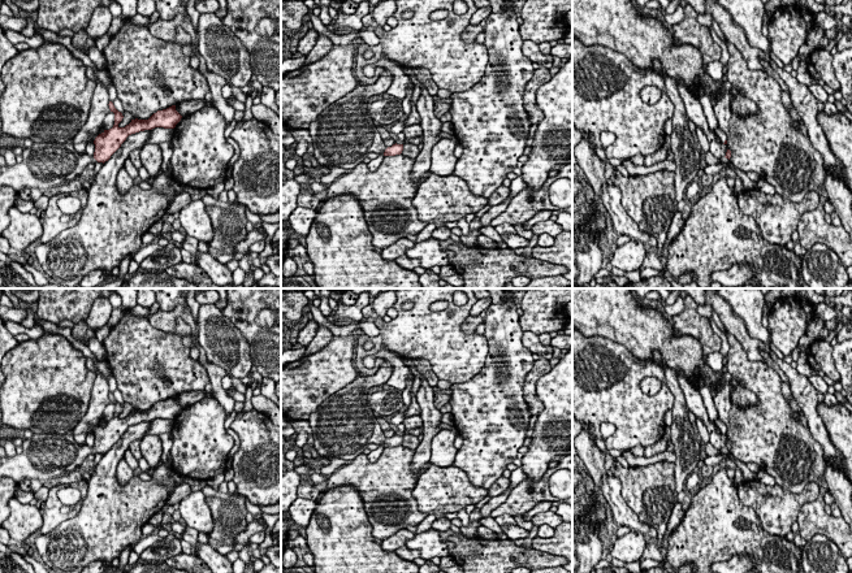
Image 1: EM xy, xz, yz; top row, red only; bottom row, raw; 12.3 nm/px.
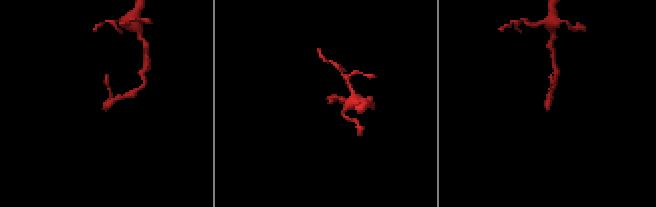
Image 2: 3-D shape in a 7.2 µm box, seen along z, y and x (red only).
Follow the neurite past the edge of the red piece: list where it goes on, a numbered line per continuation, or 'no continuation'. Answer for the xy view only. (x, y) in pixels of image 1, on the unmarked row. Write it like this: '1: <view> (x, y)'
1: xy (44, 456)

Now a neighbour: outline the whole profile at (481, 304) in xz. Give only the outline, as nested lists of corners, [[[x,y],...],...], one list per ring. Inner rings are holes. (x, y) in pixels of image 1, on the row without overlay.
[[[490,298],[477,299],[477,301],[472,305],[470,311],[470,316],[480,316],[481,312],[486,311],[492,304]]]

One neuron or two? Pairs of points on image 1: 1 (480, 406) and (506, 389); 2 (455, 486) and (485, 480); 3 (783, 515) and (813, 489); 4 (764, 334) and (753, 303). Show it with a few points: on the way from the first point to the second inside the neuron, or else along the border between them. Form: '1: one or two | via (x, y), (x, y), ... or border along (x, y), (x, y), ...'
1: one | via (487, 406), (500, 393)
2: two | border along (453, 465), (458, 467), (475, 486), (487, 490)
3: one | via (791, 507), (805, 496)
4: one | via (756, 326), (753, 324), (753, 311)

